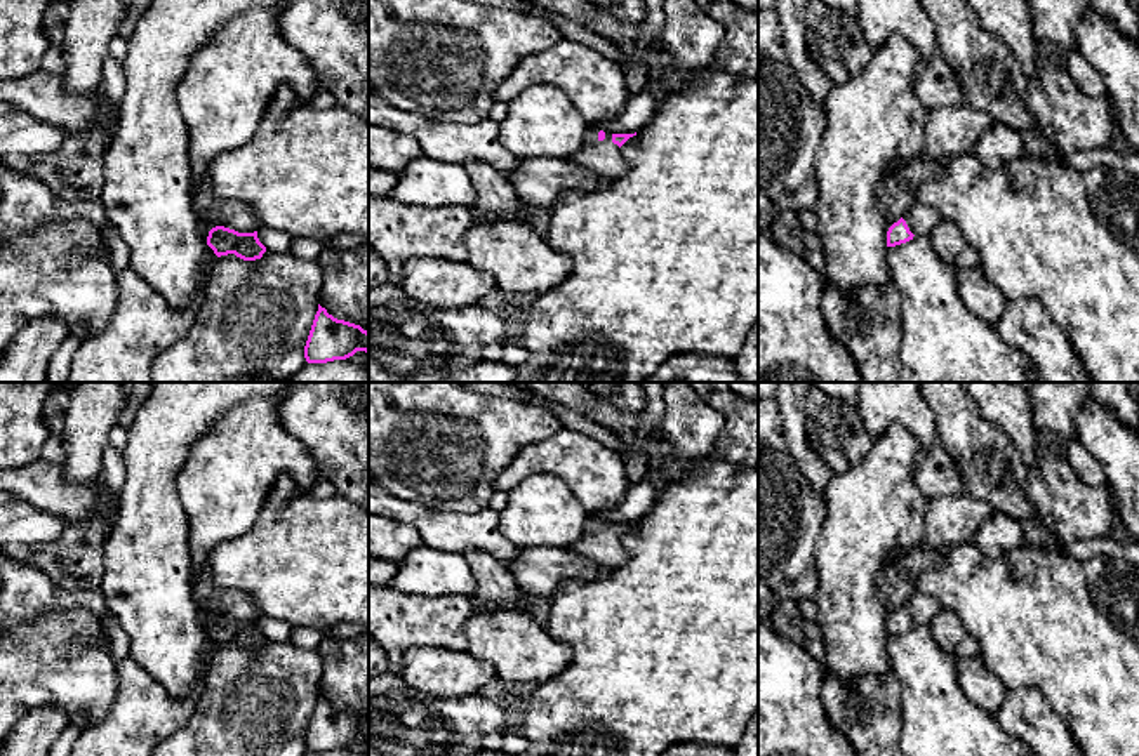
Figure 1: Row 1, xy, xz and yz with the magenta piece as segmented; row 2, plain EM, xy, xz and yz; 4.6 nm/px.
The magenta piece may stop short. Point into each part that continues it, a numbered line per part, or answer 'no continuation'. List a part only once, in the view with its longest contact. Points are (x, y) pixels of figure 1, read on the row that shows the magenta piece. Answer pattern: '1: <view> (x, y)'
1: yz (920, 219)

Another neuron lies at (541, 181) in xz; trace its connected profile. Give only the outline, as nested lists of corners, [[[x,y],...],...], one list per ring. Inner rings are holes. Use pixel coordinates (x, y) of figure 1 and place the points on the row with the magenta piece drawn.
[[[522,158],[508,179],[520,200],[555,207],[565,191],[595,189],[614,177],[595,174],[567,158]]]

